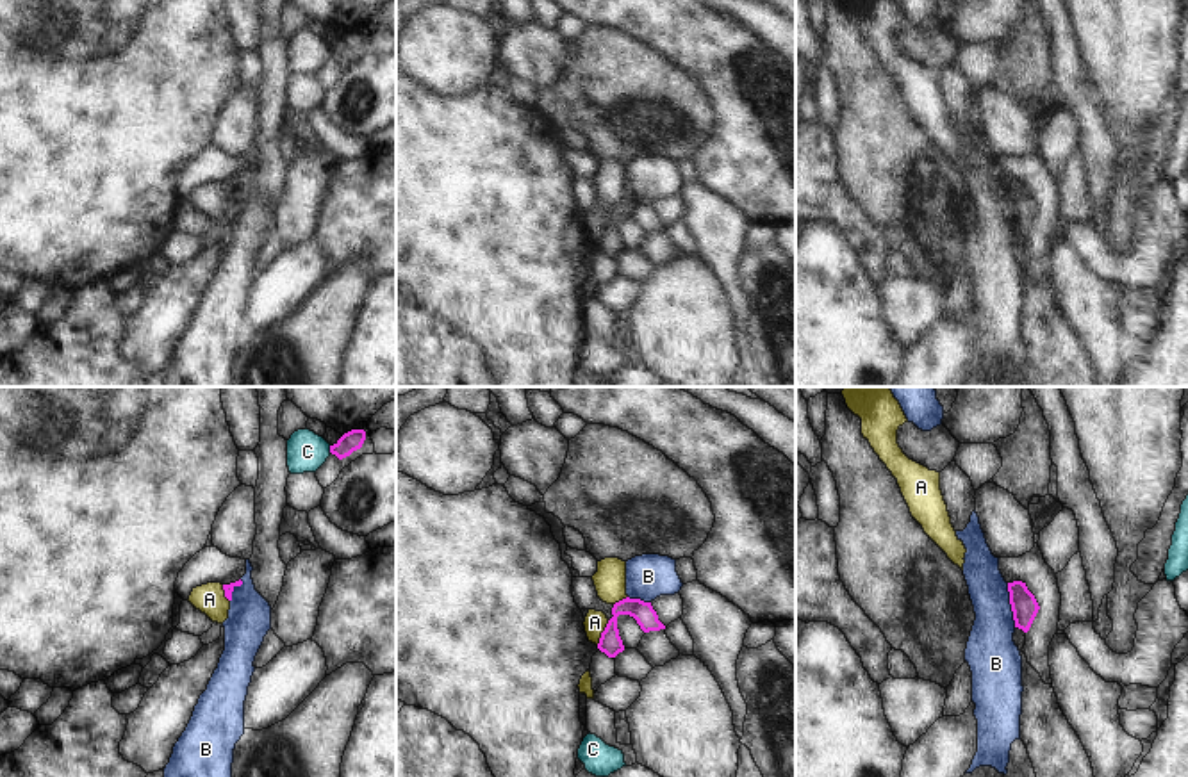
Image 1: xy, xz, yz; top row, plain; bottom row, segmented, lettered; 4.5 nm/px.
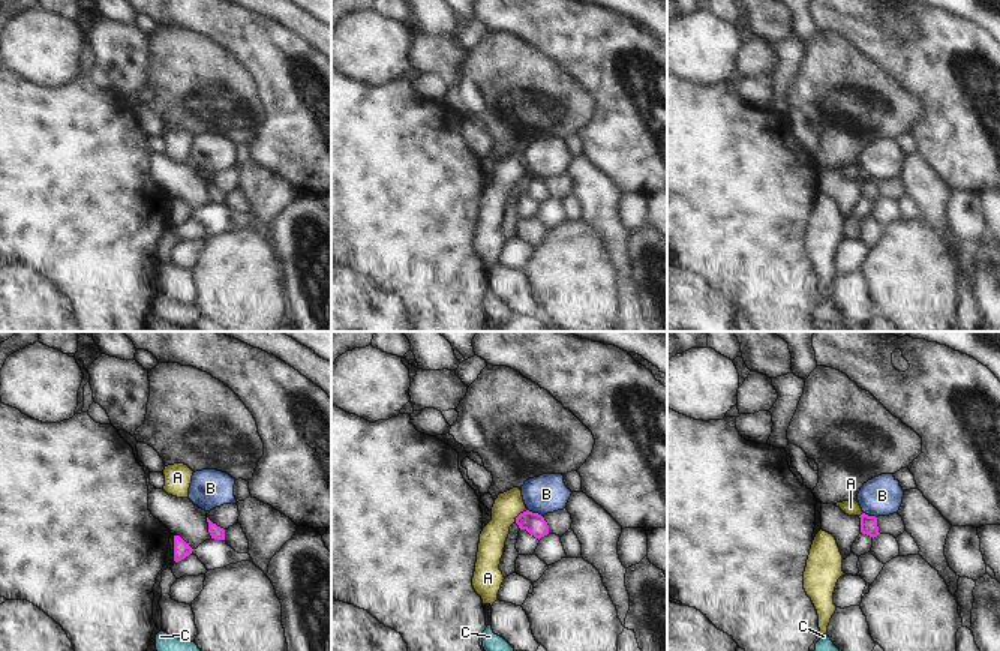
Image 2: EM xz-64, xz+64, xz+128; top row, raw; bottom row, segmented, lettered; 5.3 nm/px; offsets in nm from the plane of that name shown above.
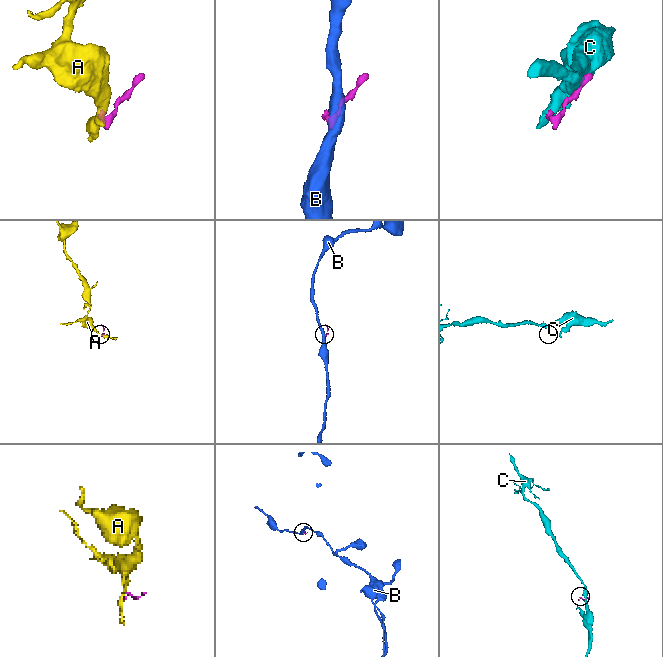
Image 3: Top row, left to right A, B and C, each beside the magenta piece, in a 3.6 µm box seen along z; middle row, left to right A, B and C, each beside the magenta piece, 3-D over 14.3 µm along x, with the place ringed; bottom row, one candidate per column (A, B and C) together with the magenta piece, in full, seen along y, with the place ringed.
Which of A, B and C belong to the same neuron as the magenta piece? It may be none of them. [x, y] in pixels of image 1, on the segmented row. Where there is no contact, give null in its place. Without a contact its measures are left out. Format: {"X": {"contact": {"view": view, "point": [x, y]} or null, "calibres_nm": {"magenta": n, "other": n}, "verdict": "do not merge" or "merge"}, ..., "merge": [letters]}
{"A": {"contact": {"view": "xz", "point": [602, 633]}, "calibres_nm": {"magenta": 100, "other": 100}, "verdict": "do not merge"}, "B": {"contact": {"view": "yz", "point": [1010, 603]}, "calibres_nm": {"magenta": 120, "other": 220}, "verdict": "do not merge"}, "C": {"contact": {"view": "xy", "point": [330, 449]}, "calibres_nm": {"magenta": 90, "other": 180}, "verdict": "do not merge"}, "merge": []}

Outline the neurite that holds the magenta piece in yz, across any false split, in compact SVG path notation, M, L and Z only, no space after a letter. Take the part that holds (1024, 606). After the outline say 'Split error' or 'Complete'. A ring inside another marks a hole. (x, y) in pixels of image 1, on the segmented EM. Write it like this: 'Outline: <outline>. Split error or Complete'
Outline: M1022 581L1008 583L1008 592L1015 620L1013 642L1020 650L1026 645L1026 633L1029 631L1040 606Z. Split error.

